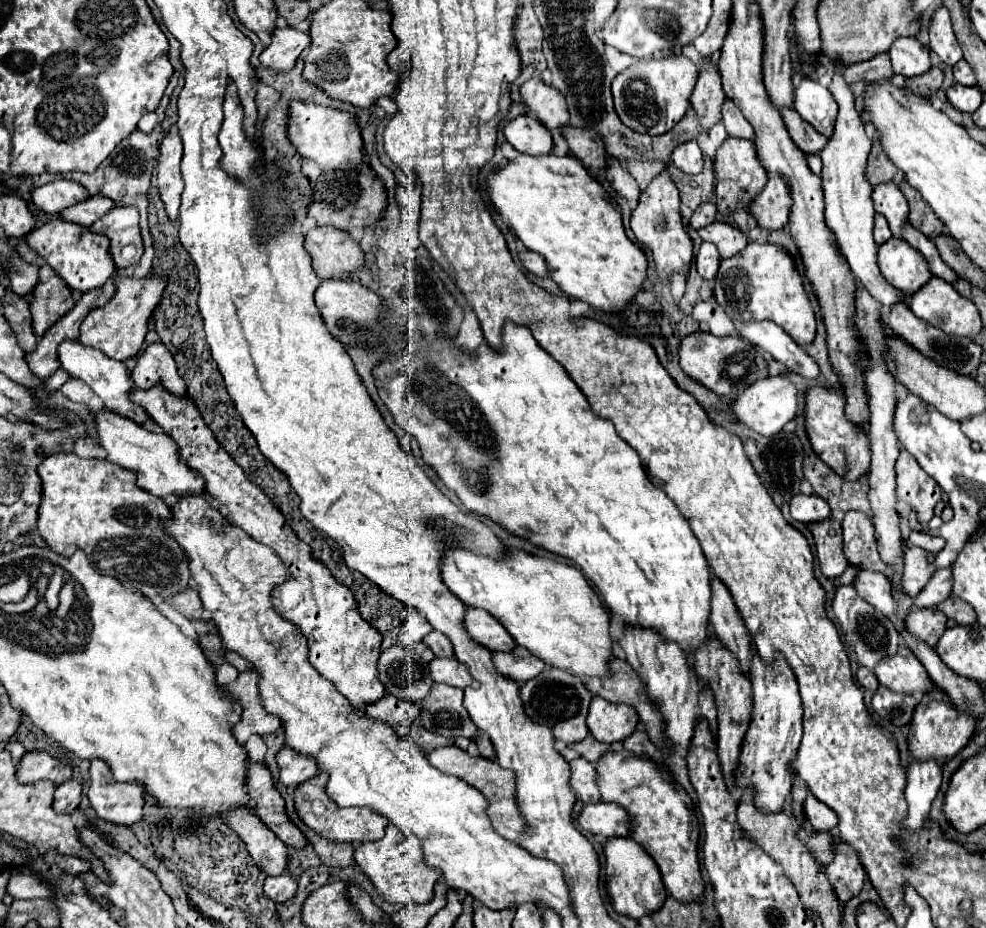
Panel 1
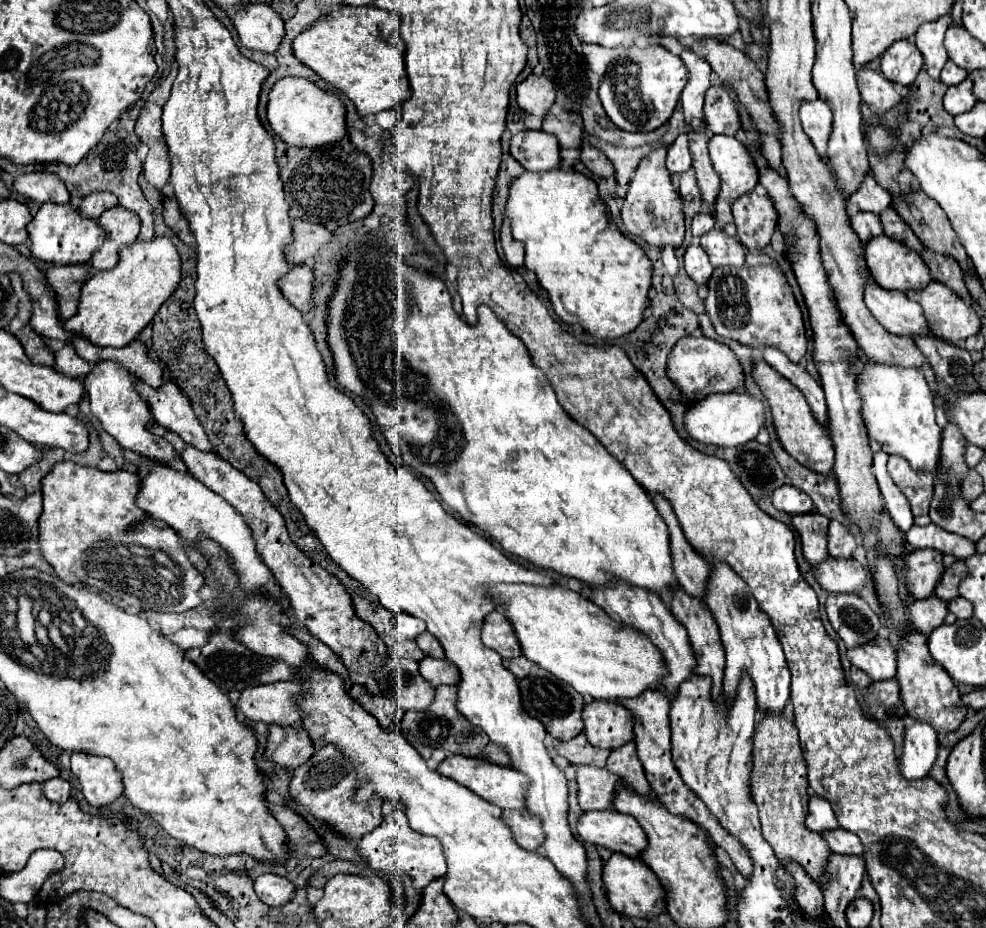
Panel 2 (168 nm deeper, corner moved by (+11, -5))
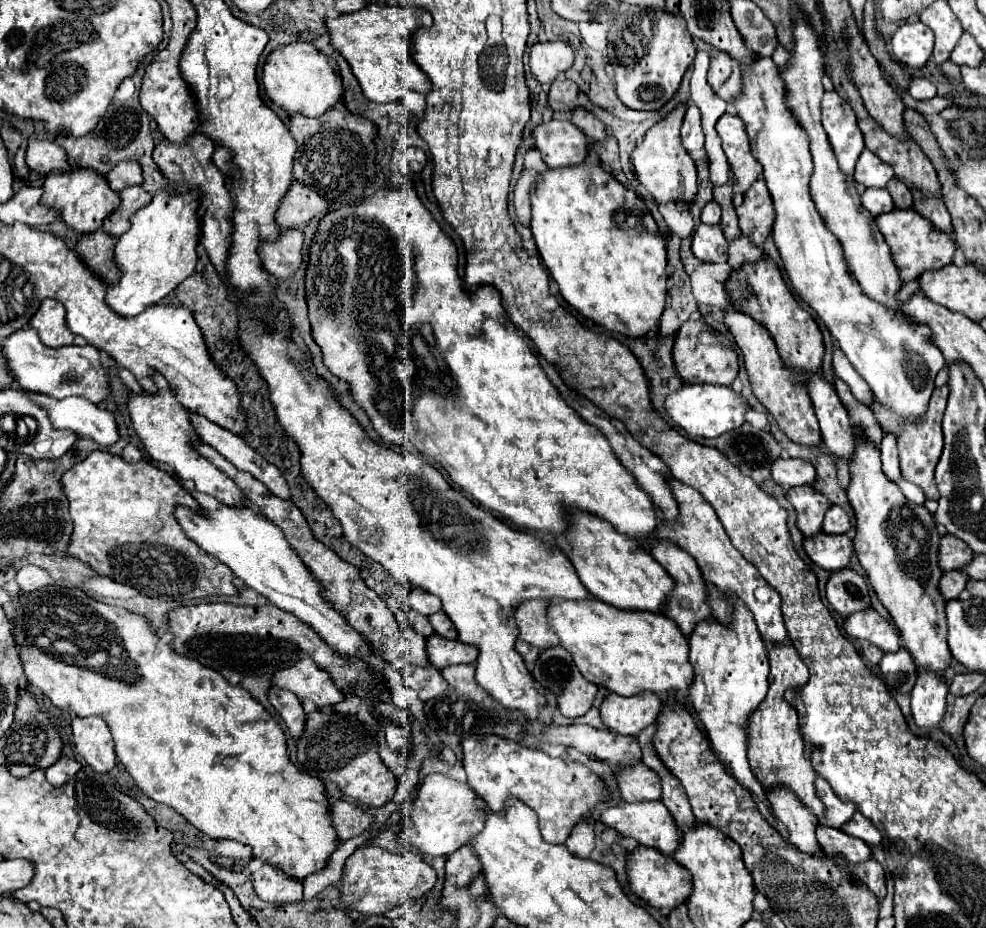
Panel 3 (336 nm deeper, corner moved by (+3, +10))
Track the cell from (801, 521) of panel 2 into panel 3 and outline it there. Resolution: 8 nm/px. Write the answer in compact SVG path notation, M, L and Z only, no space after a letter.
M794 487L786 493L788 501L794 505L798 513L798 529L804 533L804 537L814 537L822 531L824 513L832 507L832 503L818 493L814 487Z

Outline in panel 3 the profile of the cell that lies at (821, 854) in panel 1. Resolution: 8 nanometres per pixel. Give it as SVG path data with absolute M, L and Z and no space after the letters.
M854 813L854 817L842 827L844 833L852 835L852 837L858 837L862 841L866 841L870 847L874 847L876 843L880 843L880 831L862 815L862 813Z

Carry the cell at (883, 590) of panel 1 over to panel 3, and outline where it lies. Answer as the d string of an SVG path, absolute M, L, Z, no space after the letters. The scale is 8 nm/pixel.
M820 533L816 537L804 539L804 549L808 557L826 571L840 571L850 565L854 555L854 543L848 535L826 535Z

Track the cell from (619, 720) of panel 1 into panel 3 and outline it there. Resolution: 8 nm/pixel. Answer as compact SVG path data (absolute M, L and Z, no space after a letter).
M642 691L632 697L608 693L600 705L600 717L610 731L620 735L638 735L656 721L662 699L656 693Z

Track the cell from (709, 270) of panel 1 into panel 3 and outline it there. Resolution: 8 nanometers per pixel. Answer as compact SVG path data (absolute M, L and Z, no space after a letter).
M700 223L692 235L692 253L696 259L706 263L724 263L726 261L726 239L720 225Z

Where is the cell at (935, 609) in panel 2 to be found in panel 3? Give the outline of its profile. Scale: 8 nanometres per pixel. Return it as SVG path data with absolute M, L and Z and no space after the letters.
M948 571L942 575L940 579L940 595L944 597L944 601L952 601L958 599L958 595L964 591L968 577L964 575L964 571Z

